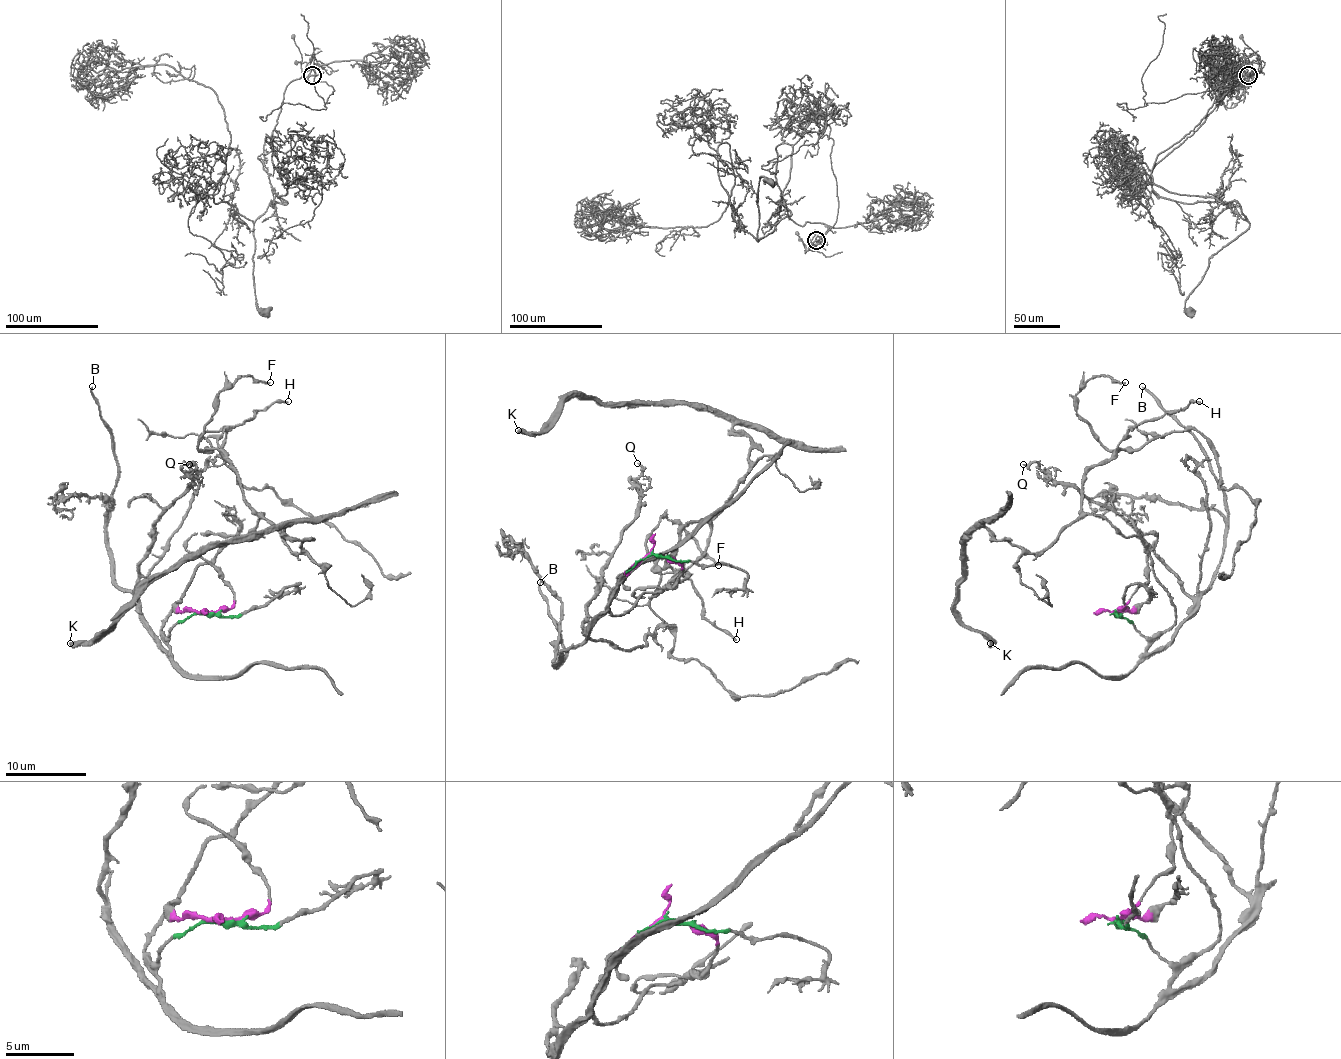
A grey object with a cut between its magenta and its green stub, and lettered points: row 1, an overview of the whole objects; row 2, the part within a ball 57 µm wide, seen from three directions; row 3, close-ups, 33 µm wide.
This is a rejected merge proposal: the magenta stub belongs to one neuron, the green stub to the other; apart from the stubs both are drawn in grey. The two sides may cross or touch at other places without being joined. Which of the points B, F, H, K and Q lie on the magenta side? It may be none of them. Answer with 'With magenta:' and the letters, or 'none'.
With magenta: F, H, K

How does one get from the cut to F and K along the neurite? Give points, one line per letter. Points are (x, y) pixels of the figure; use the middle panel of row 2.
F: (655, 555), (681, 575), (636, 597), (705, 551), (711, 527), (695, 521), (653, 559), (663, 517), (717, 565)
K: (655, 555), (681, 575), (636, 597), (705, 551), (749, 438), (685, 404), (594, 396), (517, 430)

